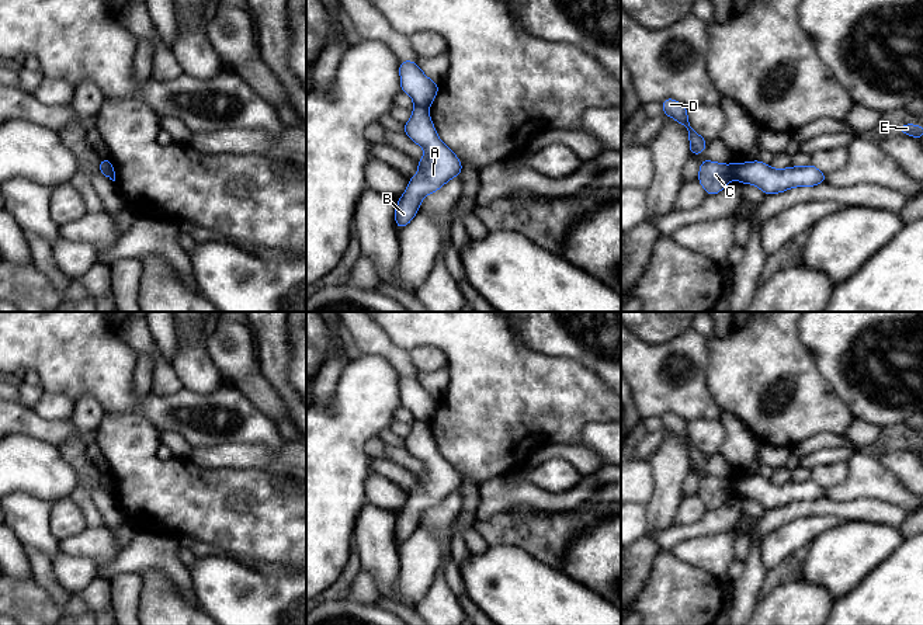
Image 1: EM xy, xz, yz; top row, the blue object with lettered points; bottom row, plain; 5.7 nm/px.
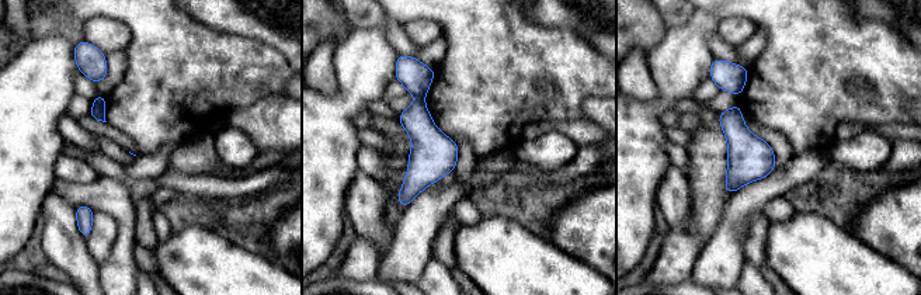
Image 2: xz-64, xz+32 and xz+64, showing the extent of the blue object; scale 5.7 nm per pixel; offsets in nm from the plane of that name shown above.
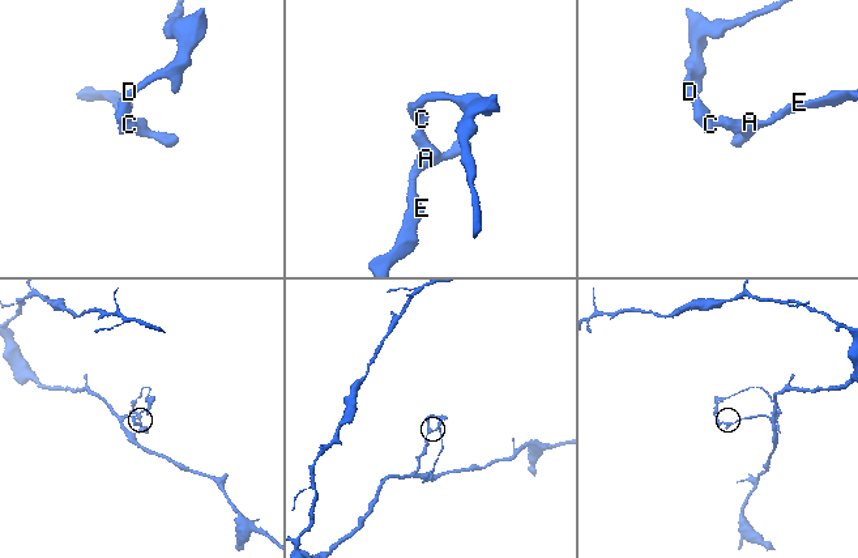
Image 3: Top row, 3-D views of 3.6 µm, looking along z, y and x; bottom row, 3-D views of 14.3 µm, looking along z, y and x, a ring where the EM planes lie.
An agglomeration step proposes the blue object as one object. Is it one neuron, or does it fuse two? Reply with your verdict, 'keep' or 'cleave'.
cleave

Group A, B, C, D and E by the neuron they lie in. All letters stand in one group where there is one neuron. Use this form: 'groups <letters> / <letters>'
groups A B E / C D

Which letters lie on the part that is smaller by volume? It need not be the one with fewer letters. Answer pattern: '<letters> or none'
C, D

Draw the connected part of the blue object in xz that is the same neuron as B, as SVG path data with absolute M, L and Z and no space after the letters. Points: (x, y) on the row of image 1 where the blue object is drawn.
M414 105L412 118L403 125L403 129L410 140L423 147L426 154L421 160L417 160L419 173L414 177L409 178L407 190L398 201L395 222L399 229L407 226L409 222L416 216L419 206L426 195L438 191L448 180L457 177L462 171L461 160L438 138L428 114L428 107Z

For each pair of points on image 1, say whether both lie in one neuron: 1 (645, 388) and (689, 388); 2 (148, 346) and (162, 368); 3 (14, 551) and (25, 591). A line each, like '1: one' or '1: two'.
1: one
2: one
3: two

